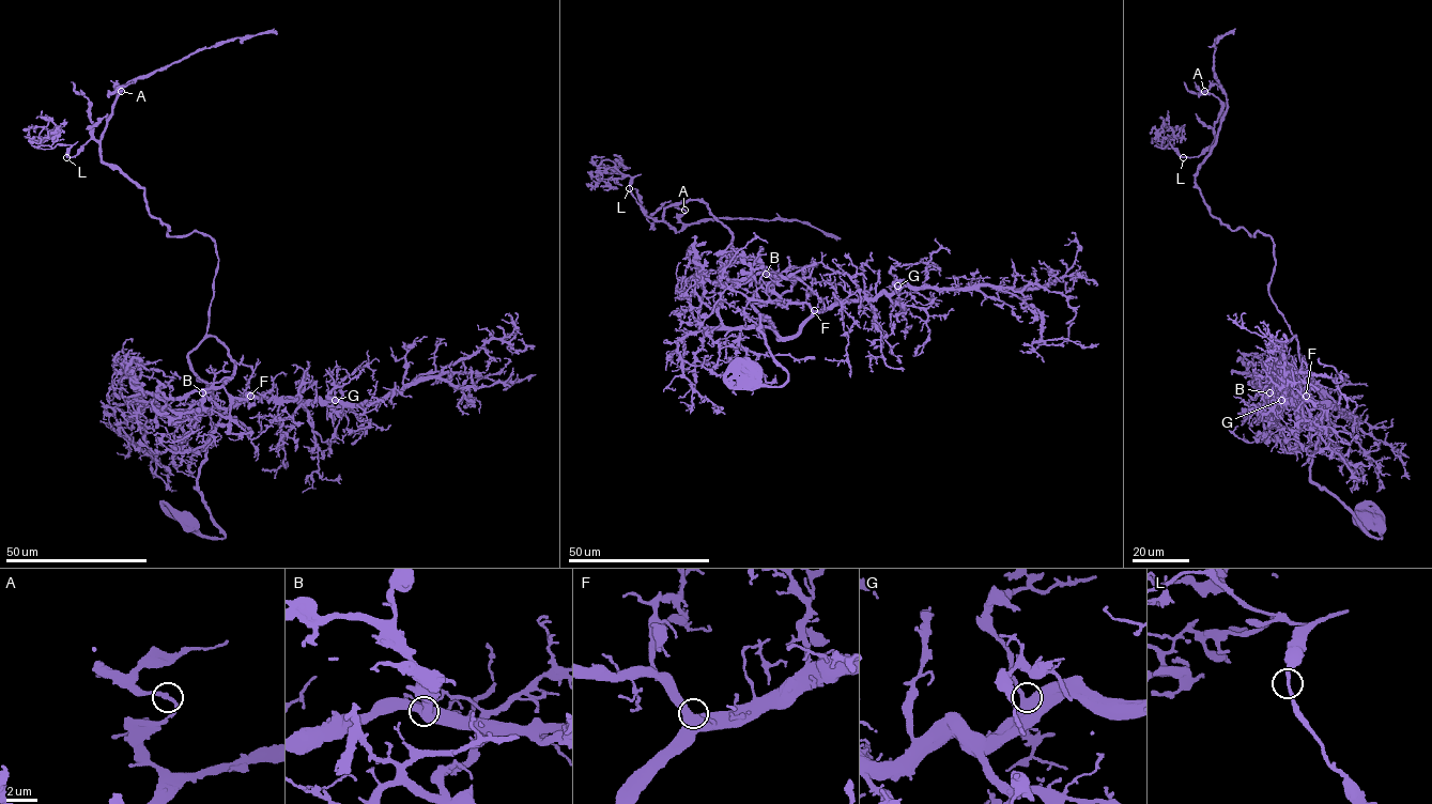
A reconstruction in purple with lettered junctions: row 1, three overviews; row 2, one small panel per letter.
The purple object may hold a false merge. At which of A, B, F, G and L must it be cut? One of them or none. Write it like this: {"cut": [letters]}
{"cut": []}

